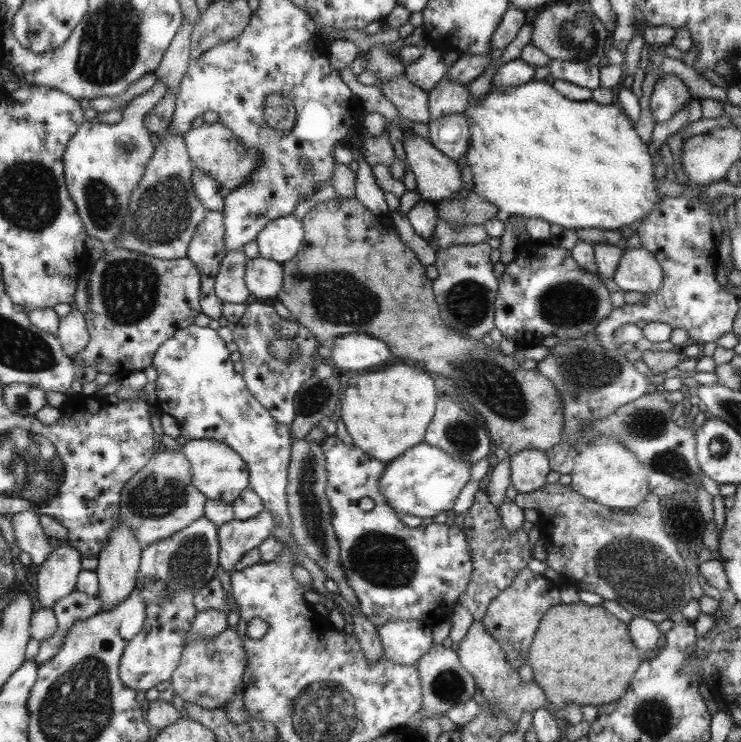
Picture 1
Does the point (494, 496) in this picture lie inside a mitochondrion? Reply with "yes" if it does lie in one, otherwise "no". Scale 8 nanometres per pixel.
no

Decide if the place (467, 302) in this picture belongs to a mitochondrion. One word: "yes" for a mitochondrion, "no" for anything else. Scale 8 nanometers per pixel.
yes

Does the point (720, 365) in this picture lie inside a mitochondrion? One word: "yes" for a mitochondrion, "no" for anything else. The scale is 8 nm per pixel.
no

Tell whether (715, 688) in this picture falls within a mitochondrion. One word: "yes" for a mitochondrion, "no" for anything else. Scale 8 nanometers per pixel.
no

